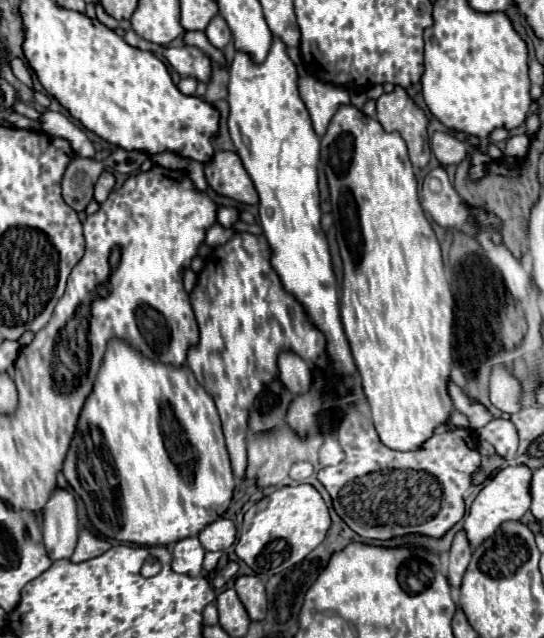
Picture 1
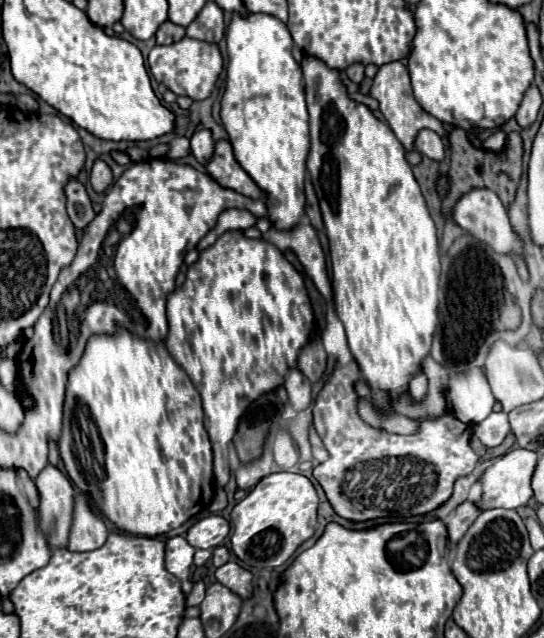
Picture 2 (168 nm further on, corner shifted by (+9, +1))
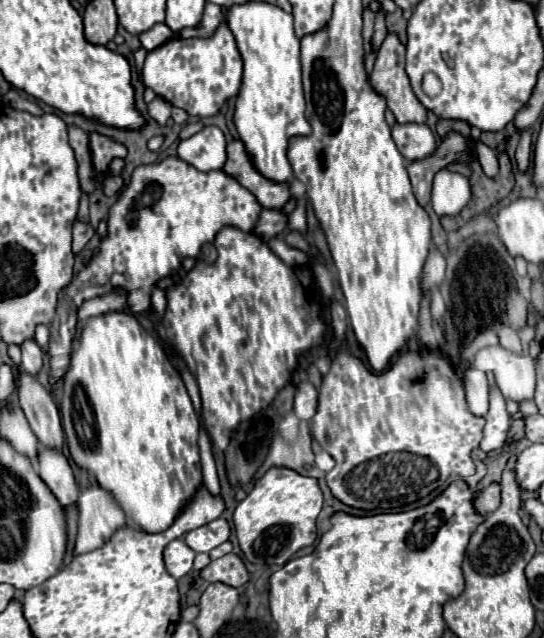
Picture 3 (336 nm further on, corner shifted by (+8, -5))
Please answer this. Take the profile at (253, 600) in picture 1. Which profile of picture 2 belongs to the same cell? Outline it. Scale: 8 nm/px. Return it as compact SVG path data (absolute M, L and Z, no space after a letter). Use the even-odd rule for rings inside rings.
M226 562L216 570L216 580L238 594L242 600L252 598L252 574L236 562Z

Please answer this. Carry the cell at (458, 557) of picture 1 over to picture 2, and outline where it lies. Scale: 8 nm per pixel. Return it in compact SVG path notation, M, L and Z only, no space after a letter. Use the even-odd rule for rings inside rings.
M466 500L462 502L446 520L446 528L448 528L448 540L450 540L450 548L456 548L458 540L468 532L470 524L478 518L480 510L474 506L474 502Z

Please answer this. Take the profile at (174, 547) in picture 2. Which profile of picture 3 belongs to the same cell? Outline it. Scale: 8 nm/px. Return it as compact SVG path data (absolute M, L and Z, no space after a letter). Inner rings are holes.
M179 538L169 542L163 552L165 566L173 578L185 576L193 568L193 558L195 558L195 552Z

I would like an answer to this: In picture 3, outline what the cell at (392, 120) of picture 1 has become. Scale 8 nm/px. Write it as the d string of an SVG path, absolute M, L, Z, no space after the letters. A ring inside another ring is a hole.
M387 34L379 52L377 52L377 60L375 60L375 68L371 72L371 84L373 88L383 94L387 98L387 108L395 114L399 124L405 122L425 122L427 120L427 110L423 108L423 104L417 100L417 96L411 90L409 84L409 76L405 72L405 46L401 44L397 34Z

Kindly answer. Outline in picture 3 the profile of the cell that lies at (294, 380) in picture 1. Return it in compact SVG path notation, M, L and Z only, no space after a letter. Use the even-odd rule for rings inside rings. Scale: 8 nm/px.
M301 382L295 394L293 412L301 420L311 420L317 412L317 388L311 382Z

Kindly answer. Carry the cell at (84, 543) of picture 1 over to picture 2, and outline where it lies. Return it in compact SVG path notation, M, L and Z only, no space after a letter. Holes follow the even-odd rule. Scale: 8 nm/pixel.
M82 494L76 496L74 506L74 522L70 528L70 540L68 550L72 552L90 552L100 548L108 538L106 524L92 514L92 510L86 504L86 498Z

